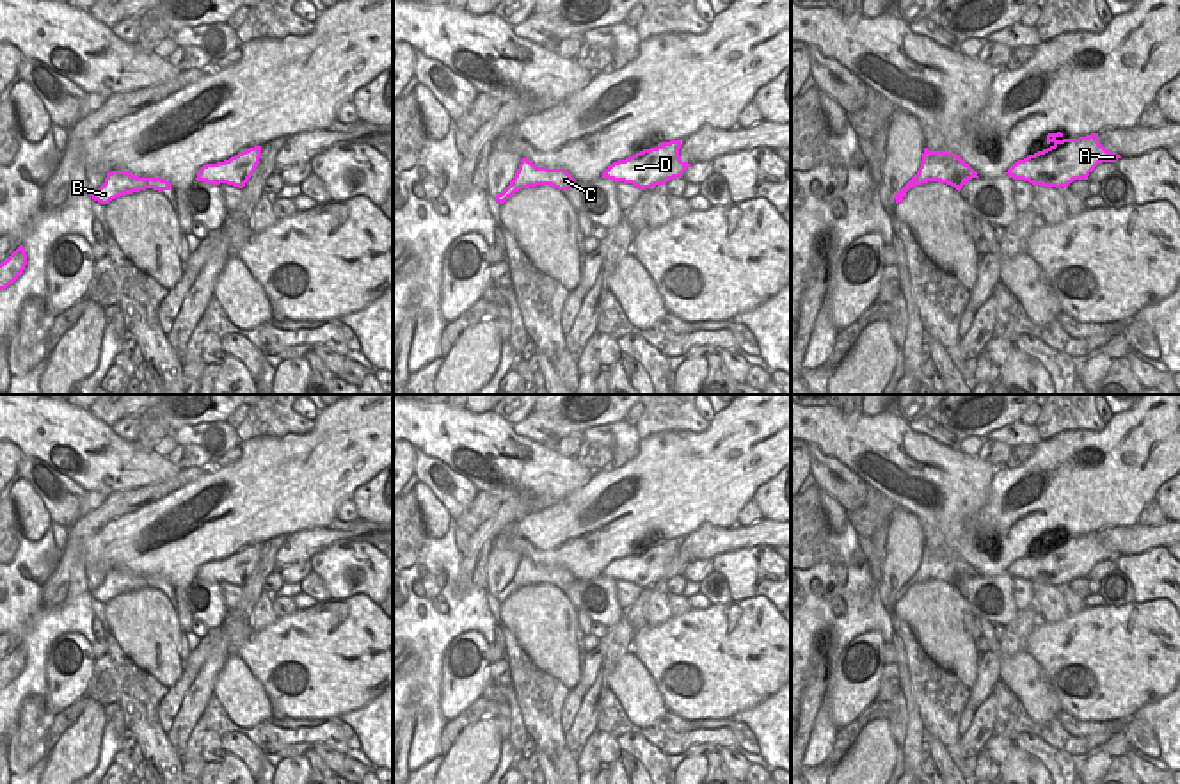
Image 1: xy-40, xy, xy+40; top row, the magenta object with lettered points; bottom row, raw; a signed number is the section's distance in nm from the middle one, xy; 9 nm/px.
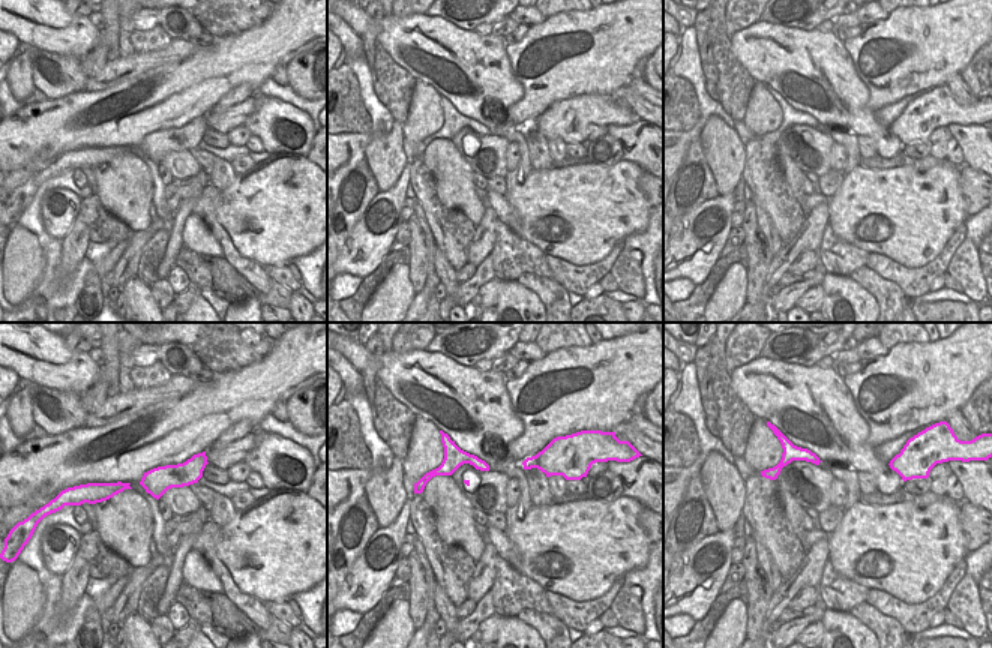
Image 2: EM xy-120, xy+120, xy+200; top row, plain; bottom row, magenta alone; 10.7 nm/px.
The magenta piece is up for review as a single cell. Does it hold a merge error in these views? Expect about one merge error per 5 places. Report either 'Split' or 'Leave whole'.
Leave whole.

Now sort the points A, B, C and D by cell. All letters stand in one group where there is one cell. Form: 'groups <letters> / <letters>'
groups A B C D

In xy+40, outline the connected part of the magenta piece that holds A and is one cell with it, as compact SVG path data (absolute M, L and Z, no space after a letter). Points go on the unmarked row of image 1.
M1061 530L1048 532L1047 542L1047 548L1015 560L1006 572L1032 583L1061 587L1075 578L1088 578L1098 562L1121 556L1098 540L1098 532L1079 537L1064 537Z

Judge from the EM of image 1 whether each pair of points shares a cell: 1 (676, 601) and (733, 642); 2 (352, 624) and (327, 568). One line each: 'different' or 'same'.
1: different
2: different

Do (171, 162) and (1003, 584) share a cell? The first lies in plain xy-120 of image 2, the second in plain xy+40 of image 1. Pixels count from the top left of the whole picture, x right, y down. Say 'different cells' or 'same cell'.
same cell

